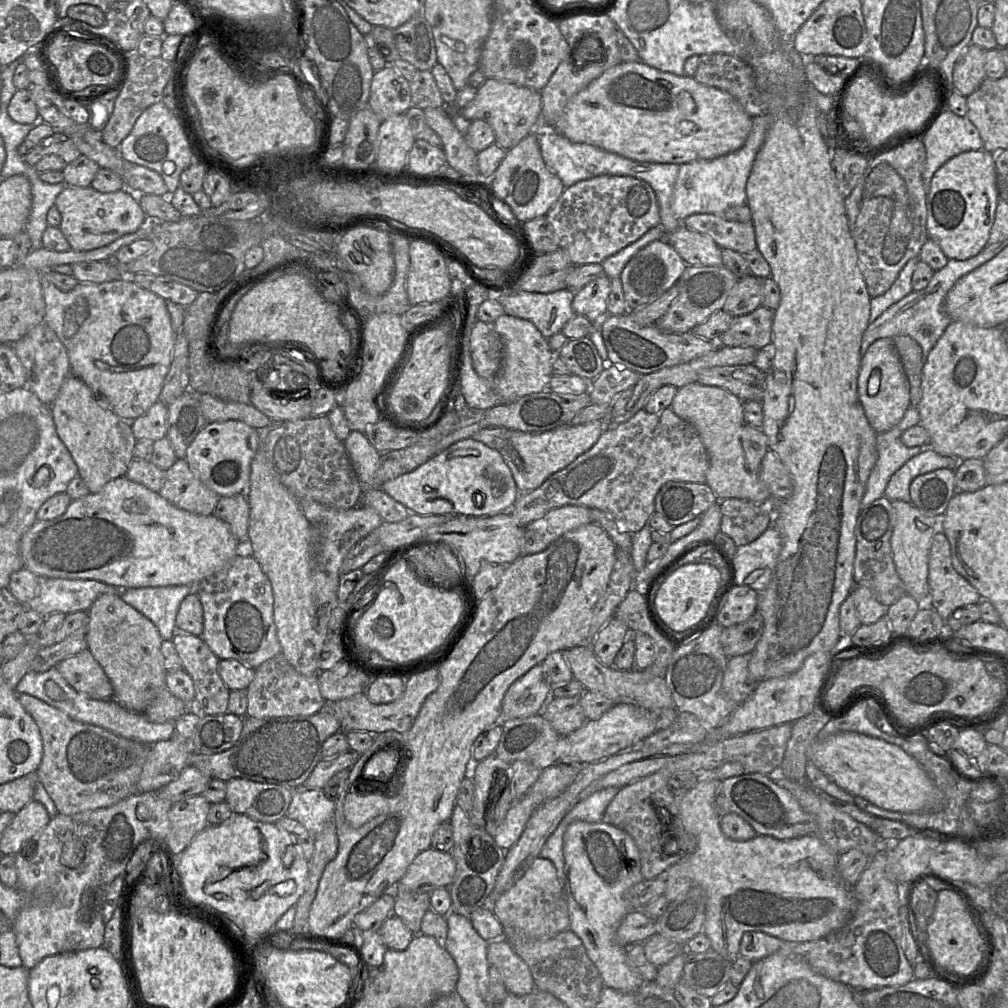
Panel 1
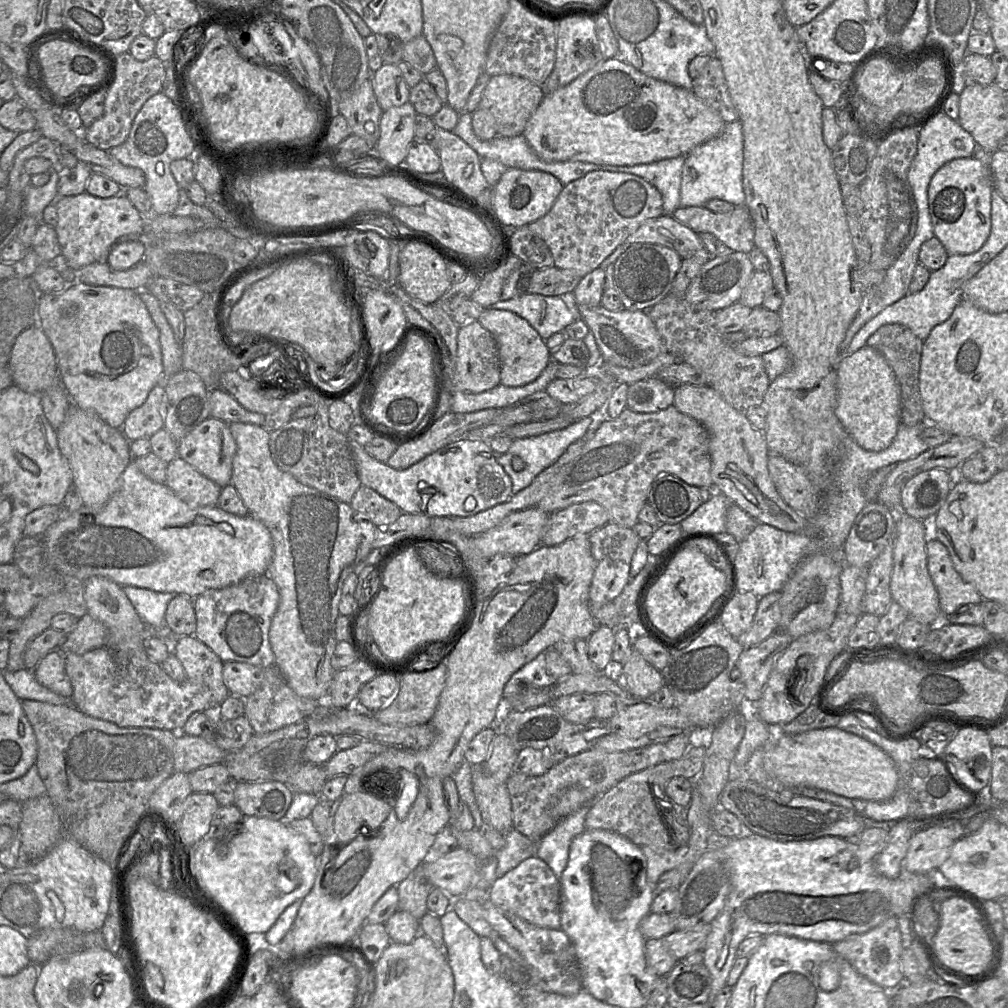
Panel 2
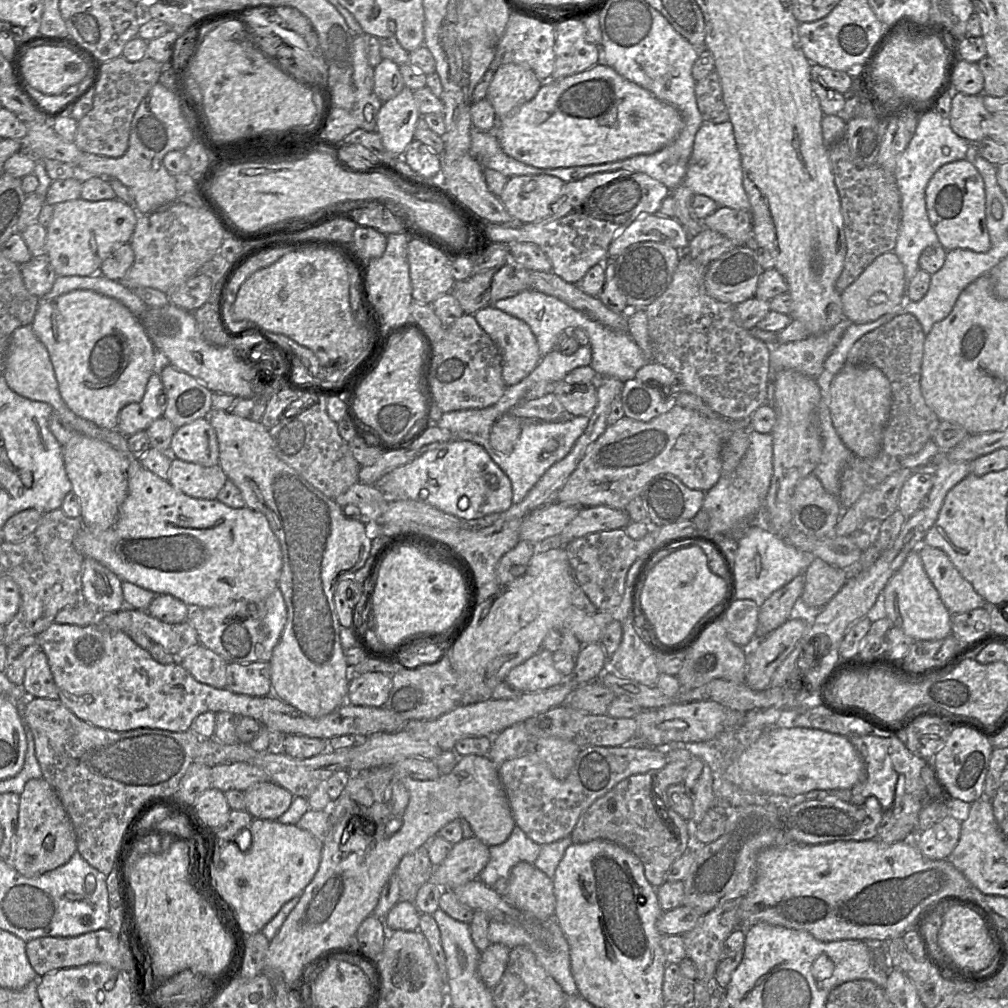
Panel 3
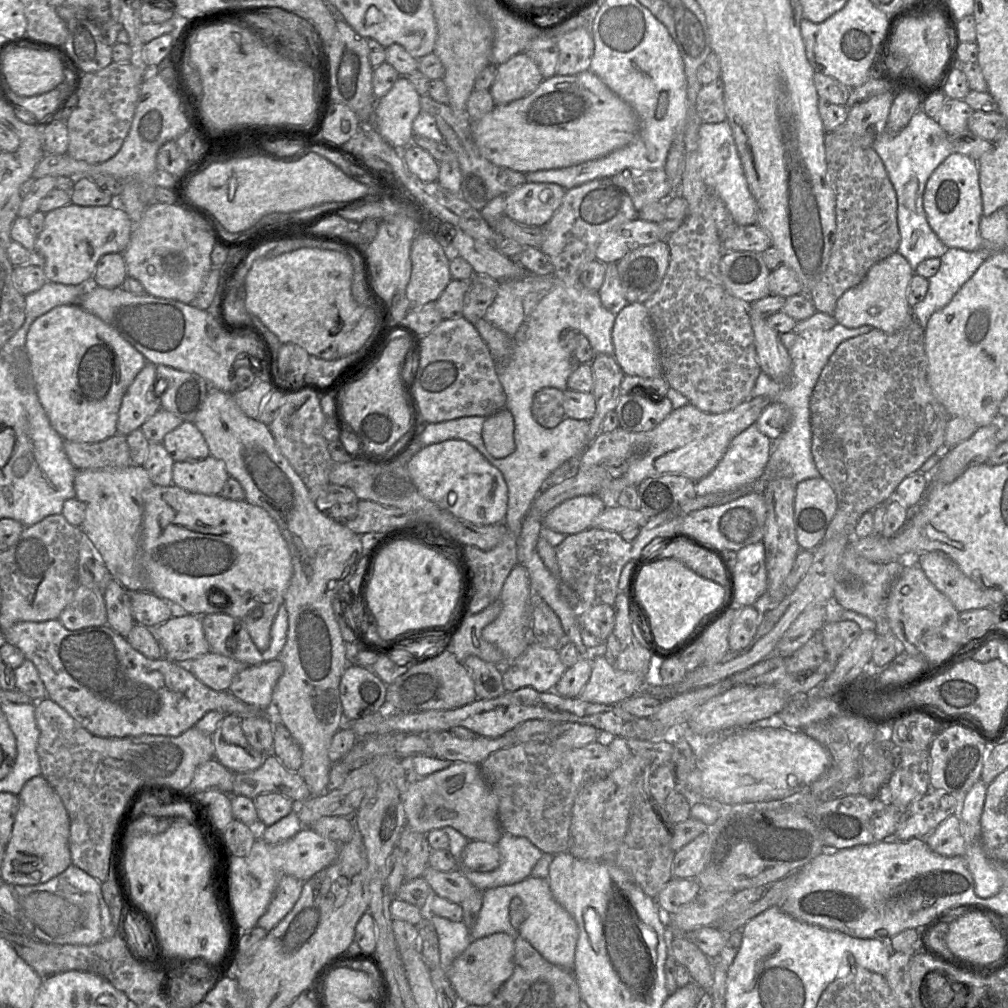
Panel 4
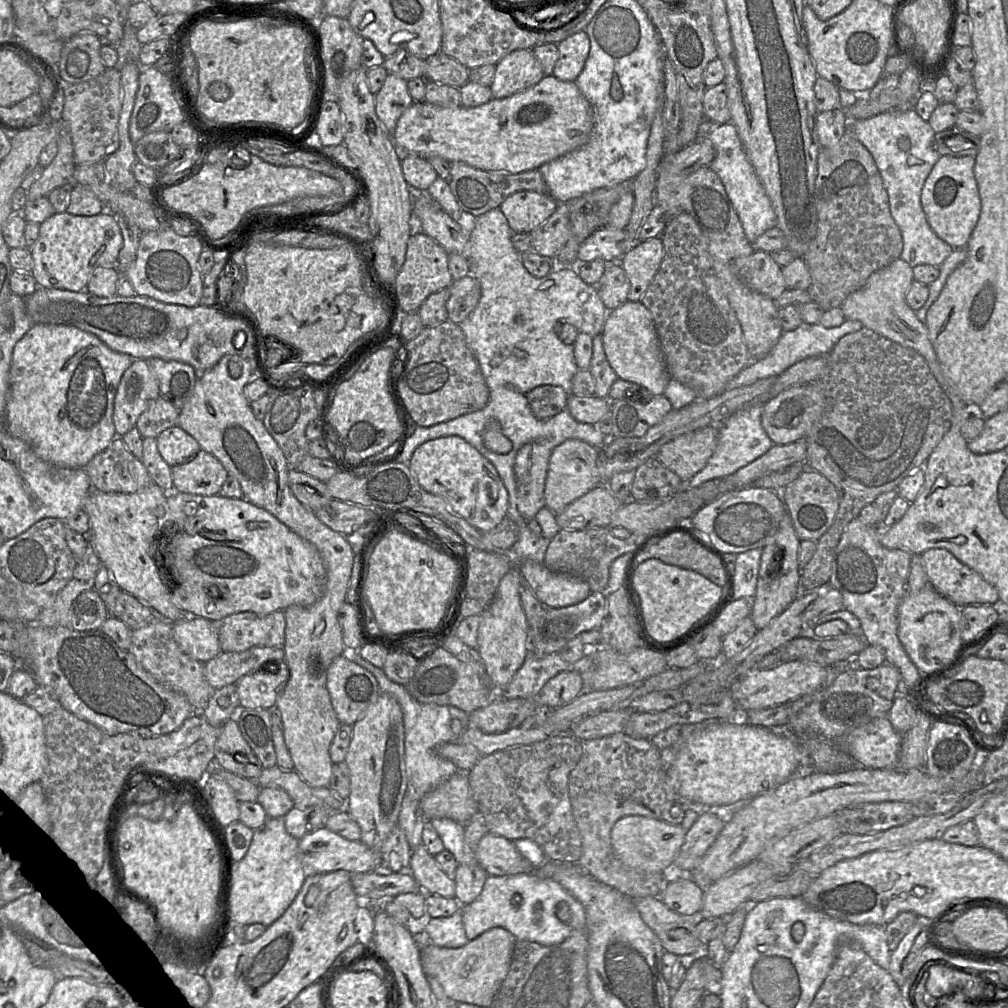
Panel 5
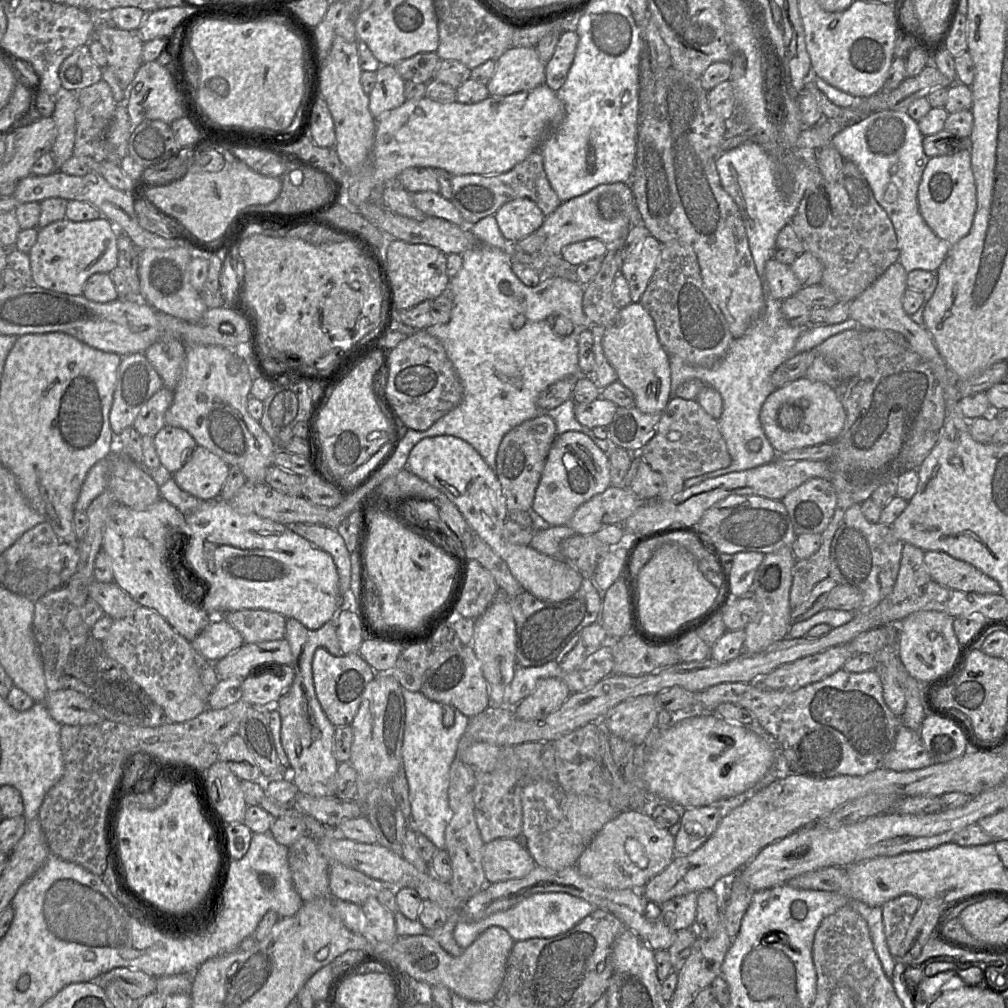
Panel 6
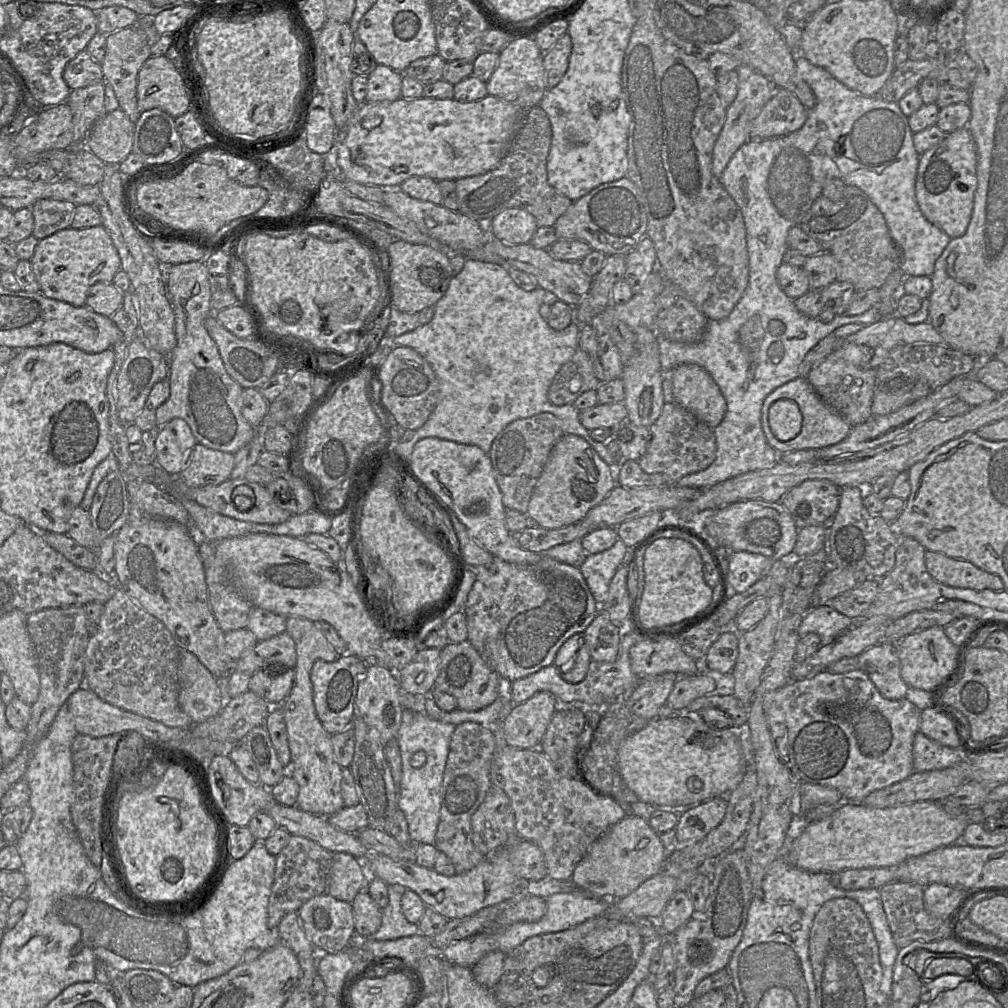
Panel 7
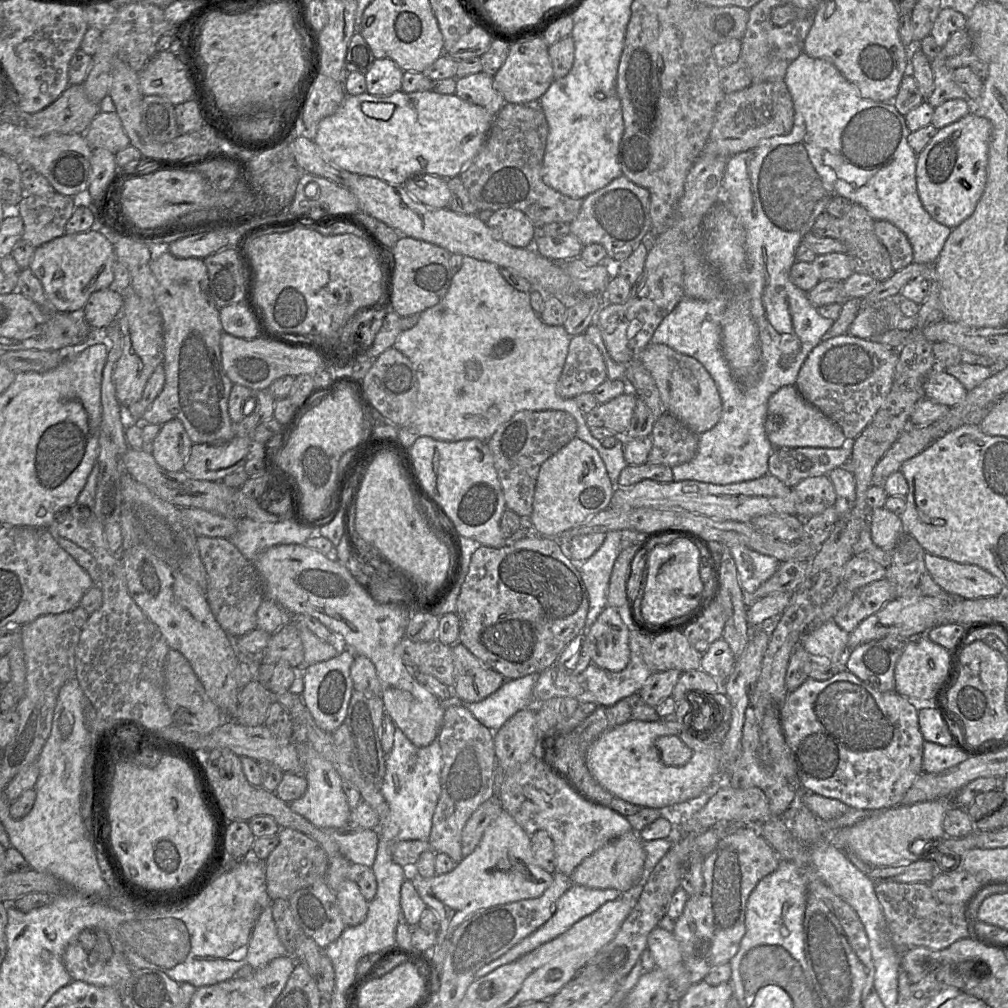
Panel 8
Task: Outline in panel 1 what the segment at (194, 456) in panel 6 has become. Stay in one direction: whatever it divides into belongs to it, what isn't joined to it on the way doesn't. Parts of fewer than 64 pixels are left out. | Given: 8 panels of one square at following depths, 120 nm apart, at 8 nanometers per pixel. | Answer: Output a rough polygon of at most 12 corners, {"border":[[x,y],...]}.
{"border":[[179,458],[158,493],[176,507],[213,514],[220,498]]}

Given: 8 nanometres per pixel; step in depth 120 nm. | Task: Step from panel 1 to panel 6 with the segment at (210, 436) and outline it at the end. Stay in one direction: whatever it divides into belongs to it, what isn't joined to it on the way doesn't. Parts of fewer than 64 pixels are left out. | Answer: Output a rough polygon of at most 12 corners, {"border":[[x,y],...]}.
{"border":[[168,425],[153,436],[160,467],[182,467],[182,454],[194,450],[186,430]]}

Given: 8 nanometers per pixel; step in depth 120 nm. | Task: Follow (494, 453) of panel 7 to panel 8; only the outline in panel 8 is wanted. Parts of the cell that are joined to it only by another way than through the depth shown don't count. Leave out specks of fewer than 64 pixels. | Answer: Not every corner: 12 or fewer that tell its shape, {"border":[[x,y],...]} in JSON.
{"border":[[519,411],[487,441],[506,509],[530,516],[541,465],[576,437]]}

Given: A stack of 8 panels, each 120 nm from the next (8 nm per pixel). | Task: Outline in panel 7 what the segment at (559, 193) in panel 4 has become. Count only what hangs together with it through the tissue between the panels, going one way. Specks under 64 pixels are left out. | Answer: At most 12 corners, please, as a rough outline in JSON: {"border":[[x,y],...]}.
{"border":[[506,208],[492,218],[492,234],[504,243],[530,243],[535,217]]}

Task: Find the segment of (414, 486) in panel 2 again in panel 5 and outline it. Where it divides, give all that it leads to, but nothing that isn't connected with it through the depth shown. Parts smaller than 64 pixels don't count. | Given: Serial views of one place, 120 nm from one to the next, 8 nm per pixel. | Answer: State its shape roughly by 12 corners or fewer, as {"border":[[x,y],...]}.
{"border":[[460,436],[416,448],[408,466],[481,532],[508,511],[494,465]]}

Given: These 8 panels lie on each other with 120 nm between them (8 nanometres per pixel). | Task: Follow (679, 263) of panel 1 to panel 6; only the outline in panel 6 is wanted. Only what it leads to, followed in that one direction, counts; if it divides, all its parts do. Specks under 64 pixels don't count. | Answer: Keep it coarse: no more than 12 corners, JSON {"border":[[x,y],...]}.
{"border":[[648,235],[620,273],[640,302],[656,269],[661,243]]}

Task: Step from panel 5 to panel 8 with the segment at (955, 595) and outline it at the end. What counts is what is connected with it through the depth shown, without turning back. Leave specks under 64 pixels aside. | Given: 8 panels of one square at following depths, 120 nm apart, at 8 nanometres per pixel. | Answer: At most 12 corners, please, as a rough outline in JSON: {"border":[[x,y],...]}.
{"border":[[927,552],[933,580],[953,598],[1006,593],[1001,581],[979,566]]}

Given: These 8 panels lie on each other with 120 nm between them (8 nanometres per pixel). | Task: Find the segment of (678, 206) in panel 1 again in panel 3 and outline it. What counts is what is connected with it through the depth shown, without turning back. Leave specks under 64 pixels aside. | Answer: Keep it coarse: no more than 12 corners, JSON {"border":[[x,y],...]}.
{"border":[[730,121],[702,123],[682,184],[751,211]]}

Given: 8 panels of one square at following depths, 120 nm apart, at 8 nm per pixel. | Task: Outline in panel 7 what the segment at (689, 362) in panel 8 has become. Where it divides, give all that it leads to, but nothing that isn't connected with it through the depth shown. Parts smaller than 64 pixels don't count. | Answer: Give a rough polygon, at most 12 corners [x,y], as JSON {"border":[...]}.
{"border":[[681,364],[670,377],[676,403],[712,429],[726,400],[704,368]]}

